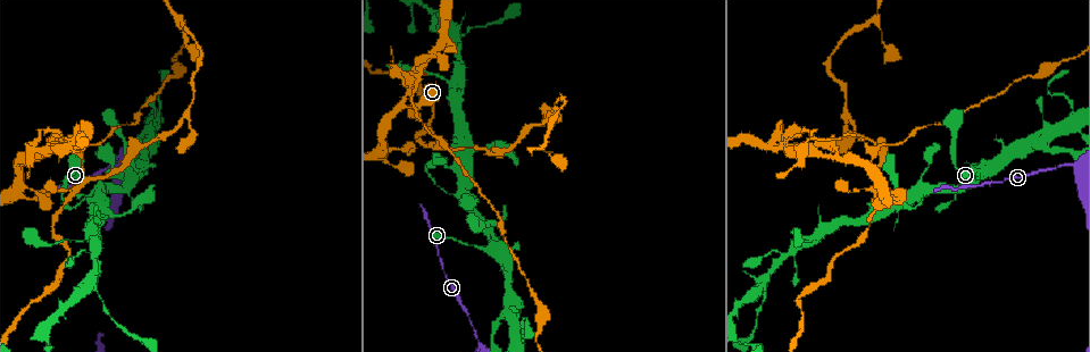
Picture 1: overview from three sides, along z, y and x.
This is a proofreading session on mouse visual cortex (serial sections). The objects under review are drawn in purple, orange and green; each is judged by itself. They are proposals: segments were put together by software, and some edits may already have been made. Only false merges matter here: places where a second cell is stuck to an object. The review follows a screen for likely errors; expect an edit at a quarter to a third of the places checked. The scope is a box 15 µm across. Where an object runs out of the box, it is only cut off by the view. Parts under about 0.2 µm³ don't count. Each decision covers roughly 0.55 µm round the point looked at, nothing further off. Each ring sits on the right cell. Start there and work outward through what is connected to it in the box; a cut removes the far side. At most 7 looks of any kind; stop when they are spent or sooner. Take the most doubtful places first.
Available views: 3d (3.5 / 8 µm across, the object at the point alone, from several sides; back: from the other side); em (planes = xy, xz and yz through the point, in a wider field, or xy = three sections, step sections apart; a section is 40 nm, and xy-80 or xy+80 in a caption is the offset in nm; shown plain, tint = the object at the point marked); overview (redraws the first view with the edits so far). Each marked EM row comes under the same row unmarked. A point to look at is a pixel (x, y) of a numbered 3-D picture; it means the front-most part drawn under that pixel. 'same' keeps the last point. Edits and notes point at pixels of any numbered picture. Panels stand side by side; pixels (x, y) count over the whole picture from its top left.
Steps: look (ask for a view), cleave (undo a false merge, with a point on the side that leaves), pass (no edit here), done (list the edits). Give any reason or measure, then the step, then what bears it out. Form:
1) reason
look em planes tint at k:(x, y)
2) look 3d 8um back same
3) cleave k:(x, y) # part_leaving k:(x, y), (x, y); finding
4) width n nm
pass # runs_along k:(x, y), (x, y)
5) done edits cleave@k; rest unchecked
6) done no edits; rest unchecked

sudden change in width
look 3d 3.5um back at 1:(837, 155)

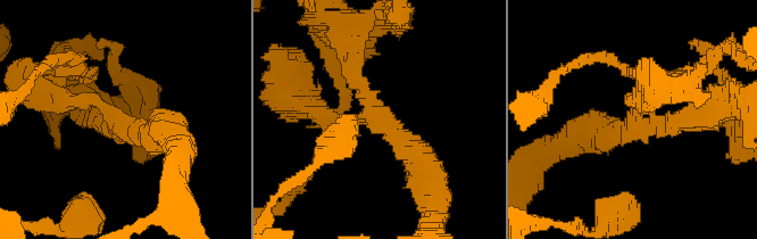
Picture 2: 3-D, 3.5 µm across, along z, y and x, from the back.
need the tissue
look em xy step 2 tint at 2:(369, 119)

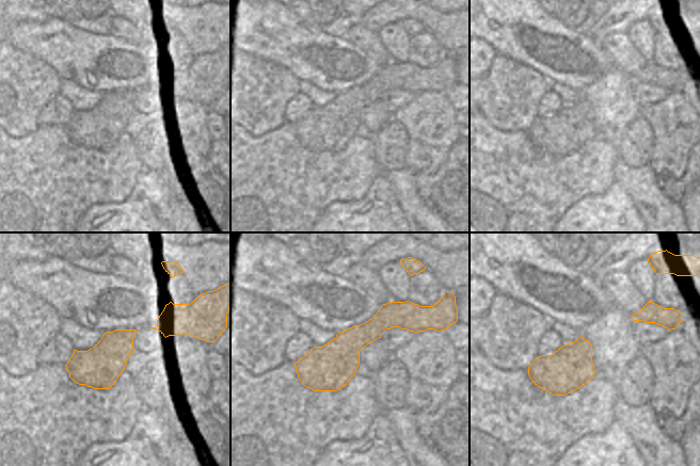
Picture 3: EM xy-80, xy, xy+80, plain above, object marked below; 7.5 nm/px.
pass # runs_along 2:(305, 104), (371, 118), (350, 54); one cell here

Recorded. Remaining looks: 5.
thin arm on a thick one
look 3d 8um at 1:(977, 169)

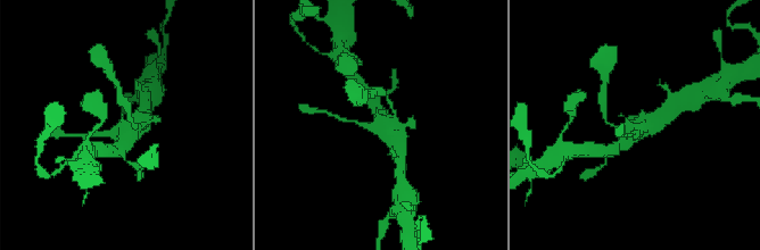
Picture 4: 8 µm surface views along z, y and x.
shape alone is not enough
look em planes tint at 4:(382, 125)

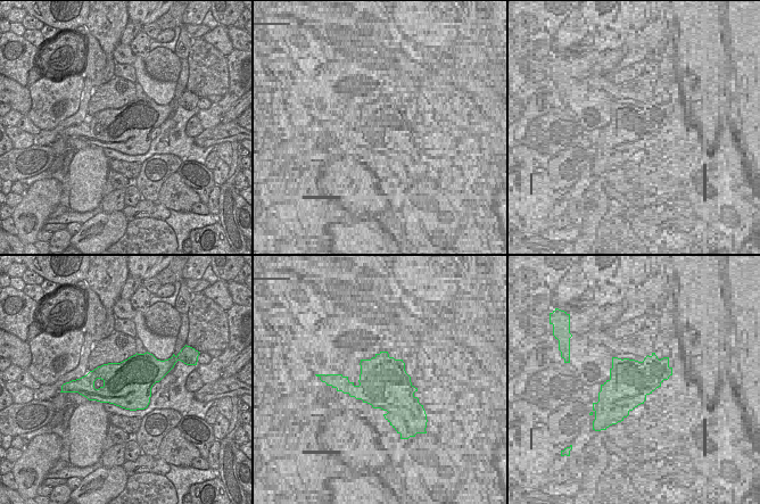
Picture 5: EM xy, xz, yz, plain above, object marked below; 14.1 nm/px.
width 650 nm
pass # runs_along 4:(350, 122), (379, 127), (372, 101); one cell here

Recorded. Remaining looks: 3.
sharp bend
look 3d 3.5um at 1:(927, 189)

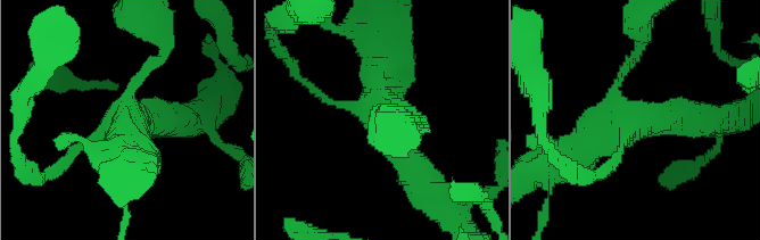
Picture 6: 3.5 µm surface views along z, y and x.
need the tissue
look em xy step 5 tint at 6:(114, 115)

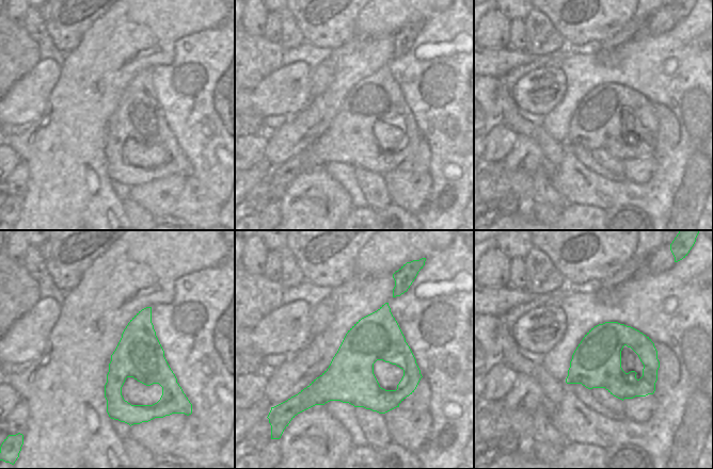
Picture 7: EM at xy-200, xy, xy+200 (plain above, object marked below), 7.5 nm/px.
width 360 nm
pass # runs_along 7:(385, 307), (380, 329), (302, 397); all the same cell

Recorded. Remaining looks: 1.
done no edits; rest unchecked

